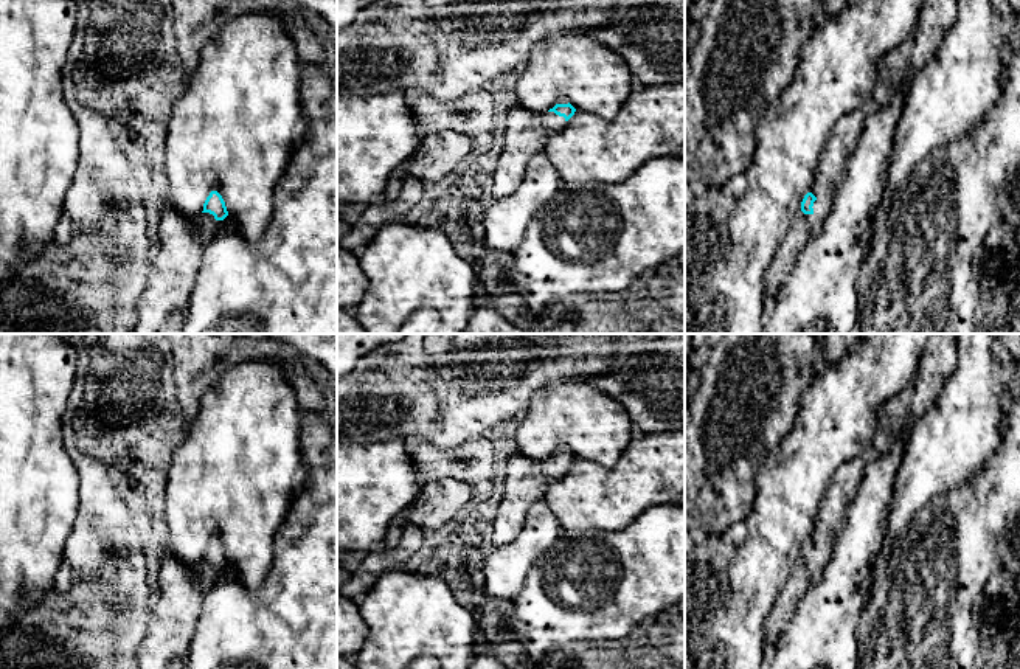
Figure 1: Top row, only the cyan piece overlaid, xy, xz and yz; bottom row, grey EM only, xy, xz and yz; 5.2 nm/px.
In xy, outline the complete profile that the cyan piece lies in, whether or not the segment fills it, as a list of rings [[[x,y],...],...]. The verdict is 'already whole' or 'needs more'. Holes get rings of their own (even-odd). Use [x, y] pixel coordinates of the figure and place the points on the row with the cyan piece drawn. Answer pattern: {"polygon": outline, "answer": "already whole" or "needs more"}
{"polygon": [[[217,191],[206,197],[197,224],[185,220],[169,200],[163,205],[155,236],[160,251],[147,289],[138,300],[138,321],[132,334],[157,334],[172,314],[186,312],[202,255],[210,244],[203,227],[227,216],[225,202]]], "answer": "needs more"}

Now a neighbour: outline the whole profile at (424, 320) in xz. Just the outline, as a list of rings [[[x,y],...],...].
[[[419,309],[402,324],[397,334],[439,334],[441,317],[436,310]]]

